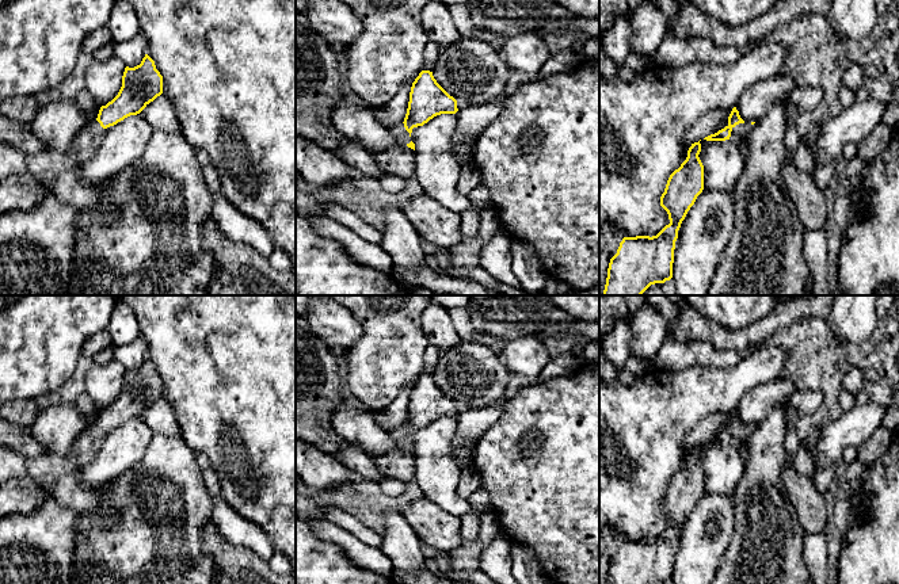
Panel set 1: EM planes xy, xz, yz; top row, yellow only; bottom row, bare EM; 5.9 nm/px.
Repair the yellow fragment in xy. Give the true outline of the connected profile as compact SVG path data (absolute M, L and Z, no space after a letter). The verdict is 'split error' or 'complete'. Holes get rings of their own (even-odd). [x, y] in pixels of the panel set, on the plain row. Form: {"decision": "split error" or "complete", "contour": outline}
{"decision": "split error", "contour": "M145 358L141 367L125 371L118 398L102 409L98 421L88 427L71 446L69 458L77 470L85 467L99 453L106 432L130 419L140 417L151 405L163 397L163 379L155 364Z"}

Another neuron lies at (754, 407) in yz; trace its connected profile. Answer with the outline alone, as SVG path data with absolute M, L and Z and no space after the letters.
M774 379L748 392L736 408L740 421L757 425L777 405L788 402L799 392L797 382Z

